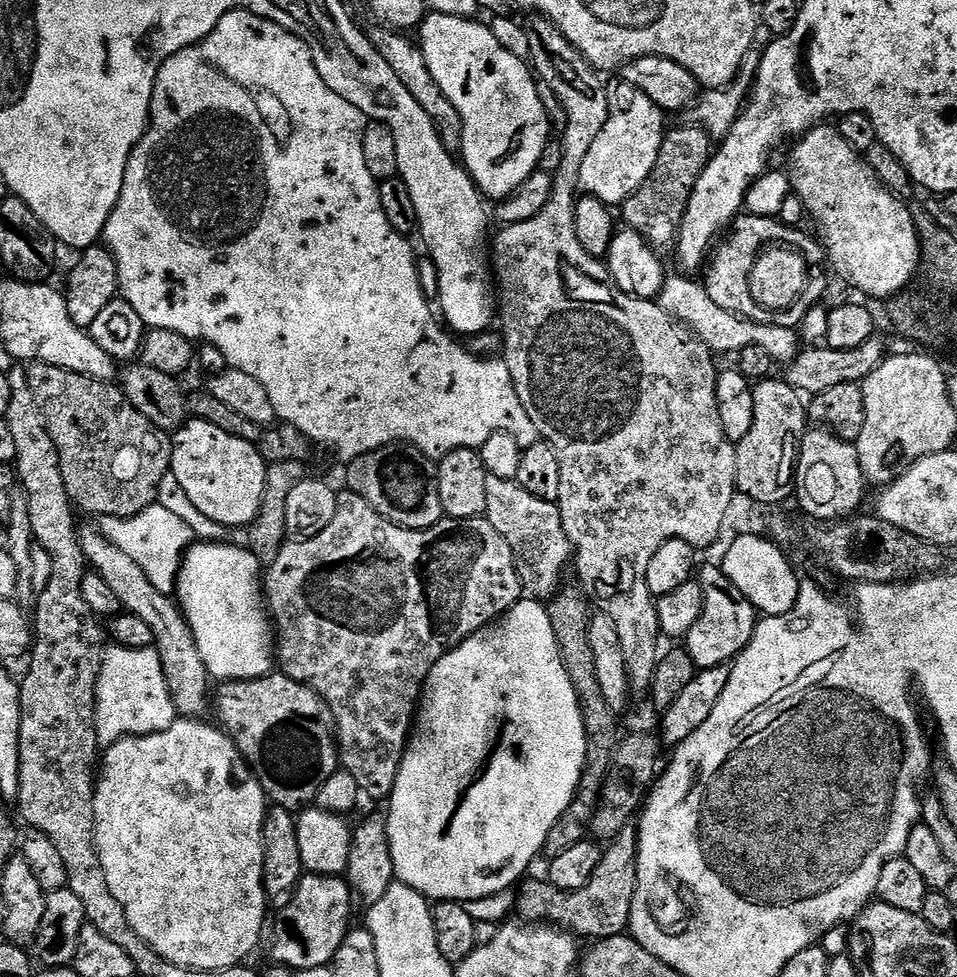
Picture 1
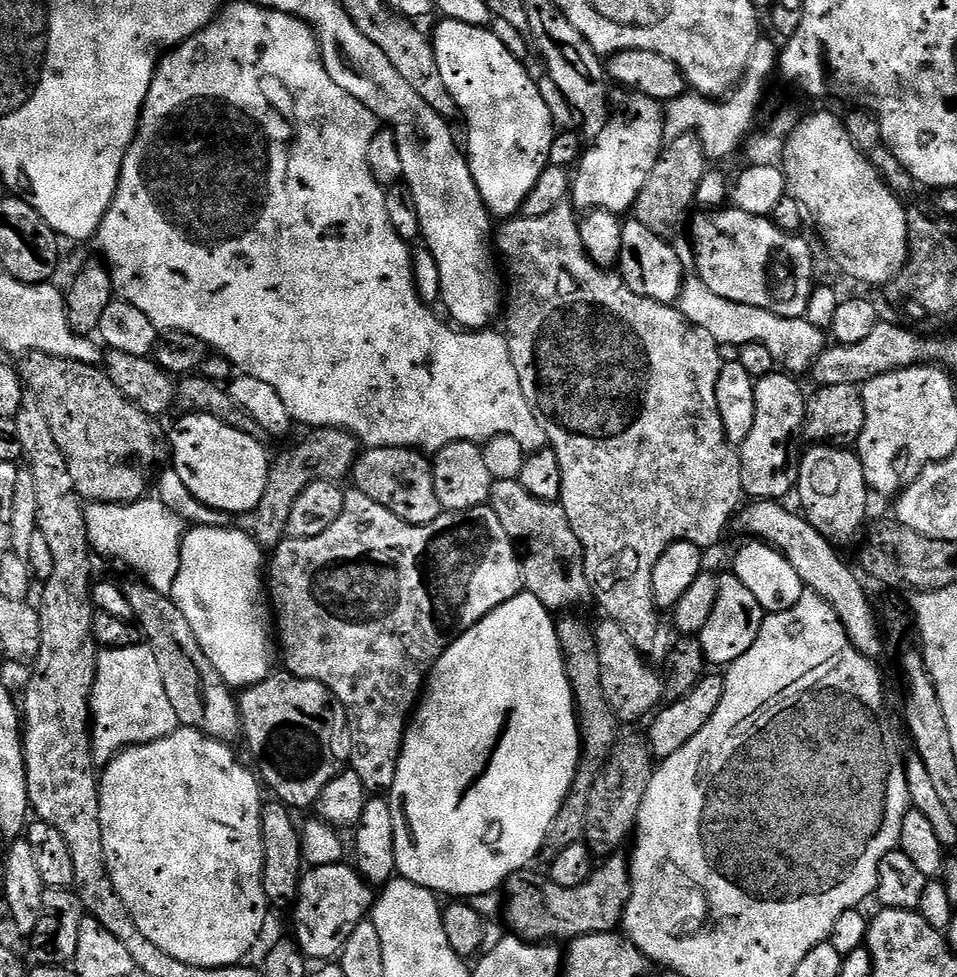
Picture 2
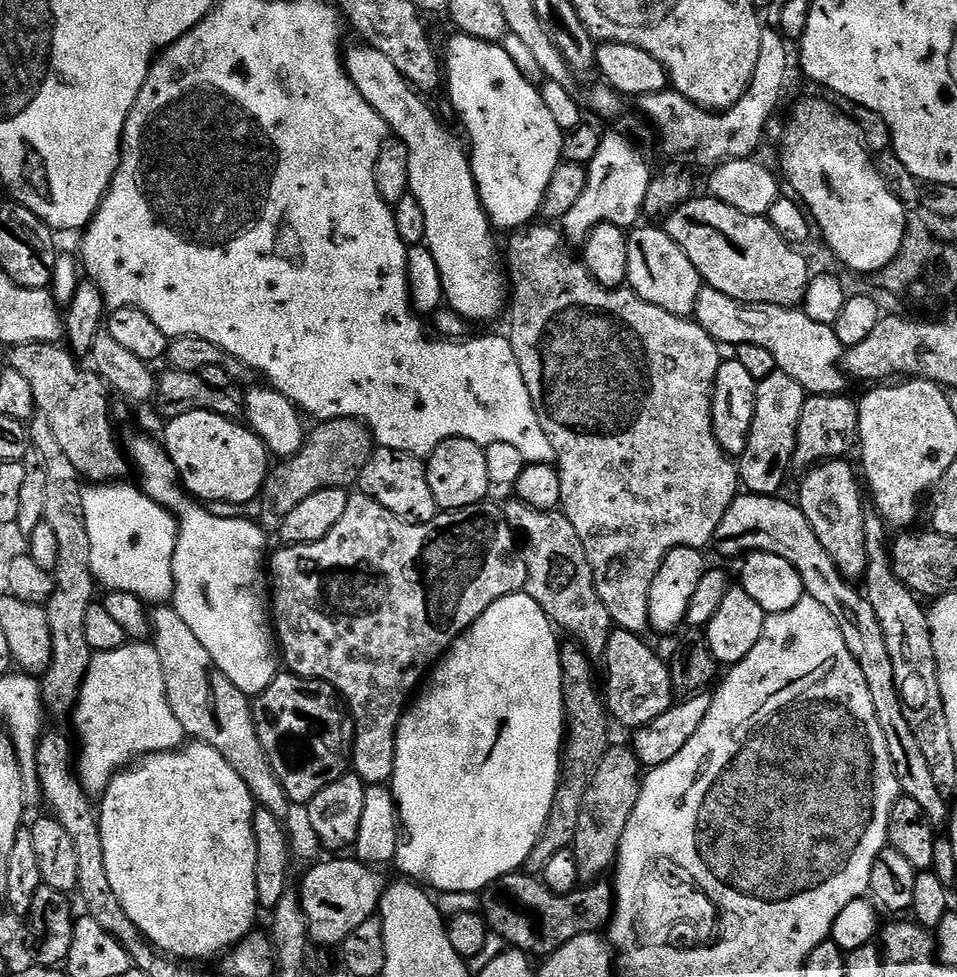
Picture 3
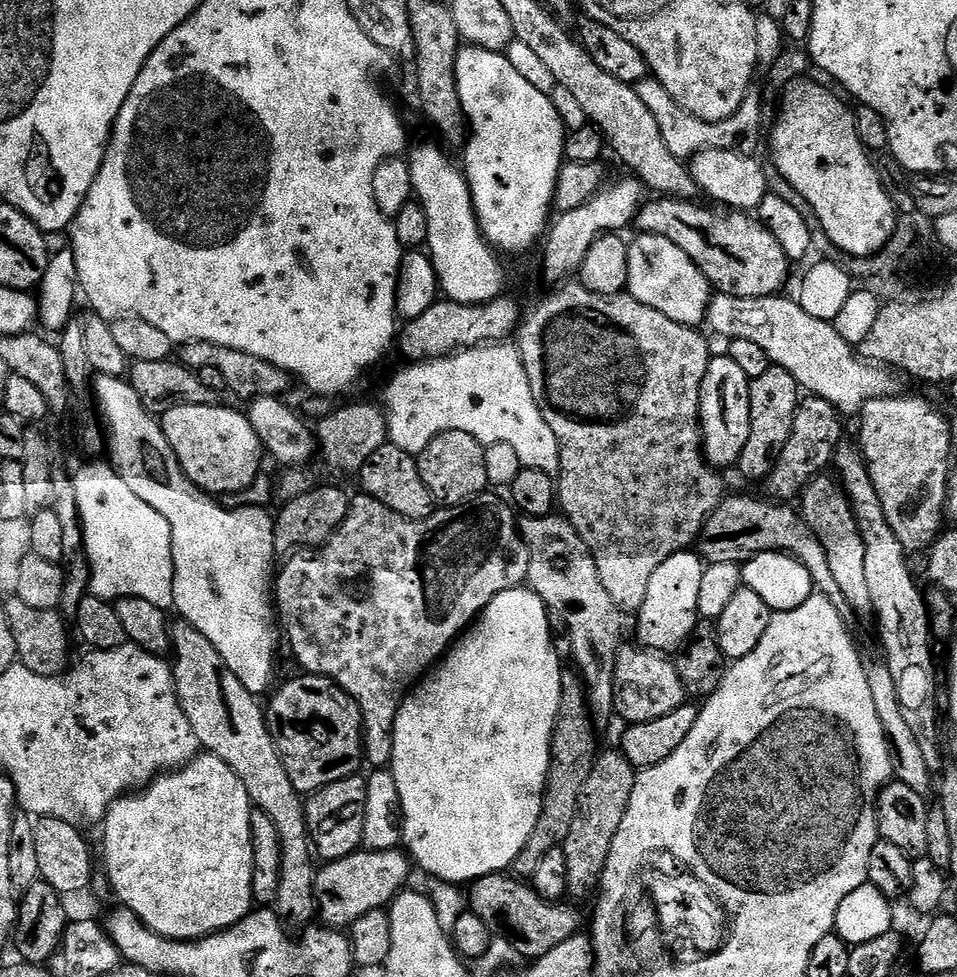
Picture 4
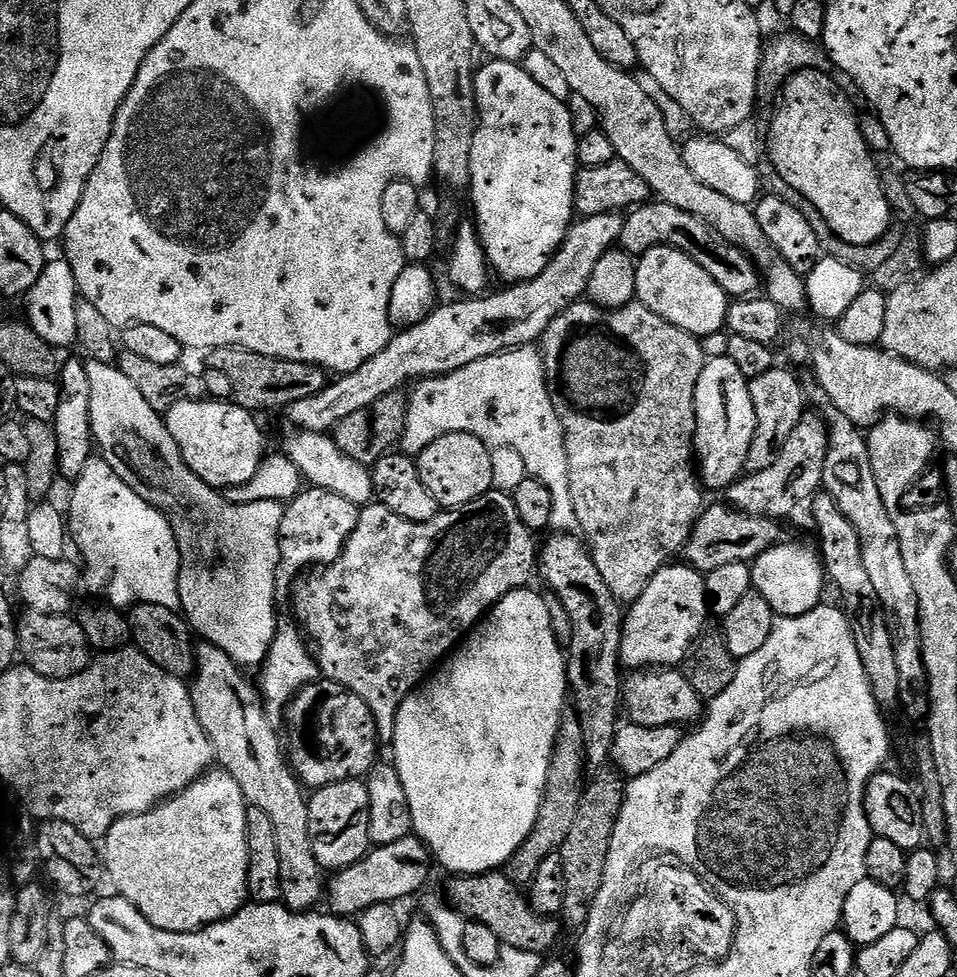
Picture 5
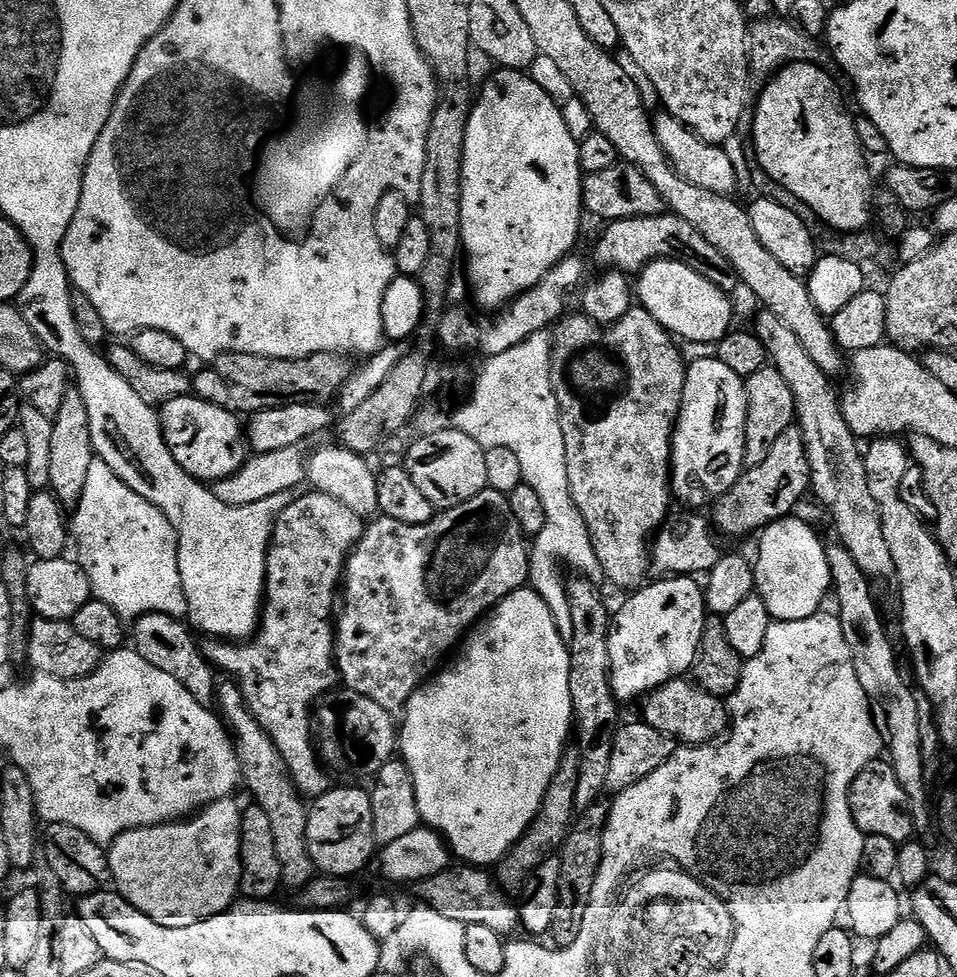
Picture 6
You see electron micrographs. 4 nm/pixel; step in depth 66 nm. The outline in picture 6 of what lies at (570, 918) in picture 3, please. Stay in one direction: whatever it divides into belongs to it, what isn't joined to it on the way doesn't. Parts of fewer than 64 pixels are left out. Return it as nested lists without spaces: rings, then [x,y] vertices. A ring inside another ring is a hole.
[[[449,866],[444,871],[434,874],[430,878],[421,880],[415,885],[419,903],[438,910],[445,918],[454,918],[456,924],[486,926],[490,930],[498,930],[498,934],[508,938],[512,931],[520,928],[520,910],[507,891],[498,883],[497,877],[491,871],[480,866]]]

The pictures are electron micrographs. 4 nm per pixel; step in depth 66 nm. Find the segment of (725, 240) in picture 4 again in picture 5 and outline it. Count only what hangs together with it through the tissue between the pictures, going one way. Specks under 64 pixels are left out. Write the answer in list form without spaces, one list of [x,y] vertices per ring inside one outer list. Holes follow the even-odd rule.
[[[649,202],[641,204],[639,208],[631,209],[624,216],[624,225],[618,241],[619,247],[624,251],[643,254],[657,244],[669,242],[678,242],[678,247],[687,256],[694,258],[694,262],[698,262],[698,266],[702,266],[702,270],[706,270],[706,274],[710,274],[710,278],[714,278],[714,282],[718,282],[718,286],[722,286],[722,290],[727,292],[729,297],[748,298],[755,293],[752,292],[755,288],[761,287],[762,276],[752,259],[742,250],[720,239],[694,214],[686,210],[678,210],[678,206]]]

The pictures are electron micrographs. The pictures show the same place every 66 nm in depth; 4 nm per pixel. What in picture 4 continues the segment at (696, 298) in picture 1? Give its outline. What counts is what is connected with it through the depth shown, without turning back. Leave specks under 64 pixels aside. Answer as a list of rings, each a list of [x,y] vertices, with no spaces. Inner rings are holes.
[[[784,294],[760,298],[713,295],[706,324],[712,332],[726,334],[726,338],[731,340],[754,342],[765,350],[775,367],[794,374],[807,395],[830,402],[845,417],[855,417],[863,413],[871,400],[893,395],[897,391],[897,377],[889,369],[860,359],[853,345],[838,334],[835,323],[813,318],[802,310],[799,302],[787,300]]]

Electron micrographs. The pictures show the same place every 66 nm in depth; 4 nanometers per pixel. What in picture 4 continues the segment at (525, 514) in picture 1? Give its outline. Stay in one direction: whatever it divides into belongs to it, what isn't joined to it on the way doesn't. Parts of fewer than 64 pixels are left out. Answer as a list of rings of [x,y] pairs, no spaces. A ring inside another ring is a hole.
[[[560,514],[534,518],[525,516],[518,524],[520,536],[530,554],[527,587],[542,598],[549,613],[564,623],[568,644],[572,647],[575,671],[580,673],[592,723],[604,730],[614,720],[614,666],[622,647],[620,635],[624,632],[625,613],[610,598],[606,586],[598,578],[598,566],[592,551],[582,542],[578,530]]]

